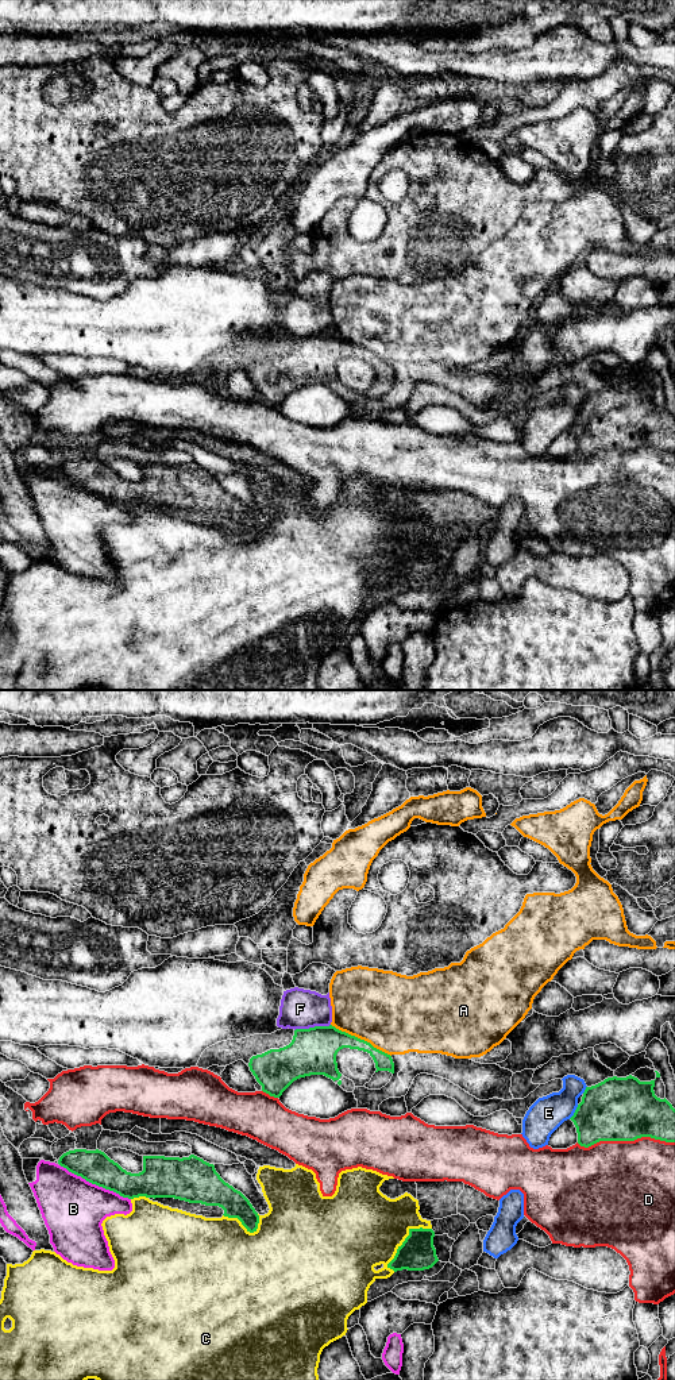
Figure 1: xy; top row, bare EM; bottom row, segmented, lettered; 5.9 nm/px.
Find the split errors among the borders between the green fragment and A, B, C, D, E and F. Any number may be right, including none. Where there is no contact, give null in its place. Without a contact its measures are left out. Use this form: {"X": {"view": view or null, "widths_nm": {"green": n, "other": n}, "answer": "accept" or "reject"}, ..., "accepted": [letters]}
{"A": {"view": "xy", "widths_nm": {"green": 240, "other": 460}, "answer": "reject"}, "B": {"view": "xy", "widths_nm": {"green": 190, "other": 380}, "answer": "reject"}, "C": {"view": "xy", "widths_nm": {"green": 200, "other": 460}, "answer": "reject"}, "D": {"view": "xy", "widths_nm": {"green": 380, "other": 500}, "answer": "reject"}, "E": {"view": "xy", "widths_nm": {"green": 380, "other": 200}, "answer": "reject"}, "F": {"view": "xy", "widths_nm": {"green": 280, "other": 240}, "answer": "reject"}, "accepted": []}

